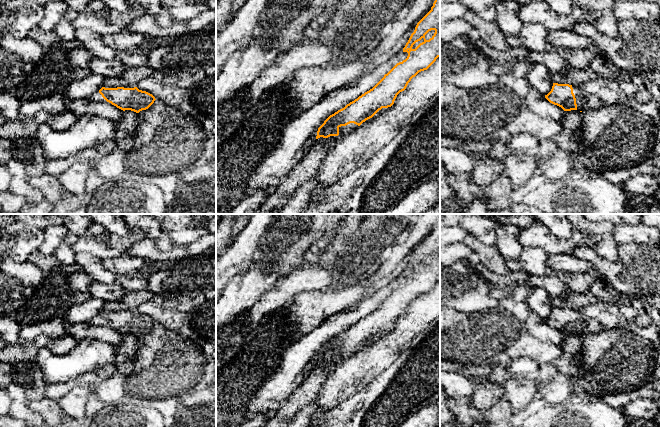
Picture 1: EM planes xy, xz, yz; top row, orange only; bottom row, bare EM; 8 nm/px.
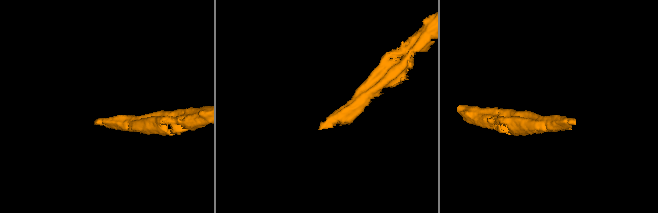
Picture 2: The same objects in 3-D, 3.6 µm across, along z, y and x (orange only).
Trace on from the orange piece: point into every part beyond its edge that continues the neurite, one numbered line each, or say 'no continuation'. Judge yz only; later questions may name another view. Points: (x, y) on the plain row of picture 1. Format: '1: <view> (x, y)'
1: yz (585, 325)

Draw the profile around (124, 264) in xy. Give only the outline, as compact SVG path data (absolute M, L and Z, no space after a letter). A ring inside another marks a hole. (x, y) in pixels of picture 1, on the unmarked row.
M124 254L117 258L104 259L102 262L107 270L117 275L126 274L131 271L148 270L151 267L146 260L128 254Z

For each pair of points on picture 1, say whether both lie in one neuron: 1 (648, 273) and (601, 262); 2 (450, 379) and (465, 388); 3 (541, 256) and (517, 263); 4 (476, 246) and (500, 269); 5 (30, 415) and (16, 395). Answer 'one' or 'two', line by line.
1: one
2: one
3: one
4: one
5: one

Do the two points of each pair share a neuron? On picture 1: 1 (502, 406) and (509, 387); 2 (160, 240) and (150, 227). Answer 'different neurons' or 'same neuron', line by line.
1: different neurons
2: same neuron

